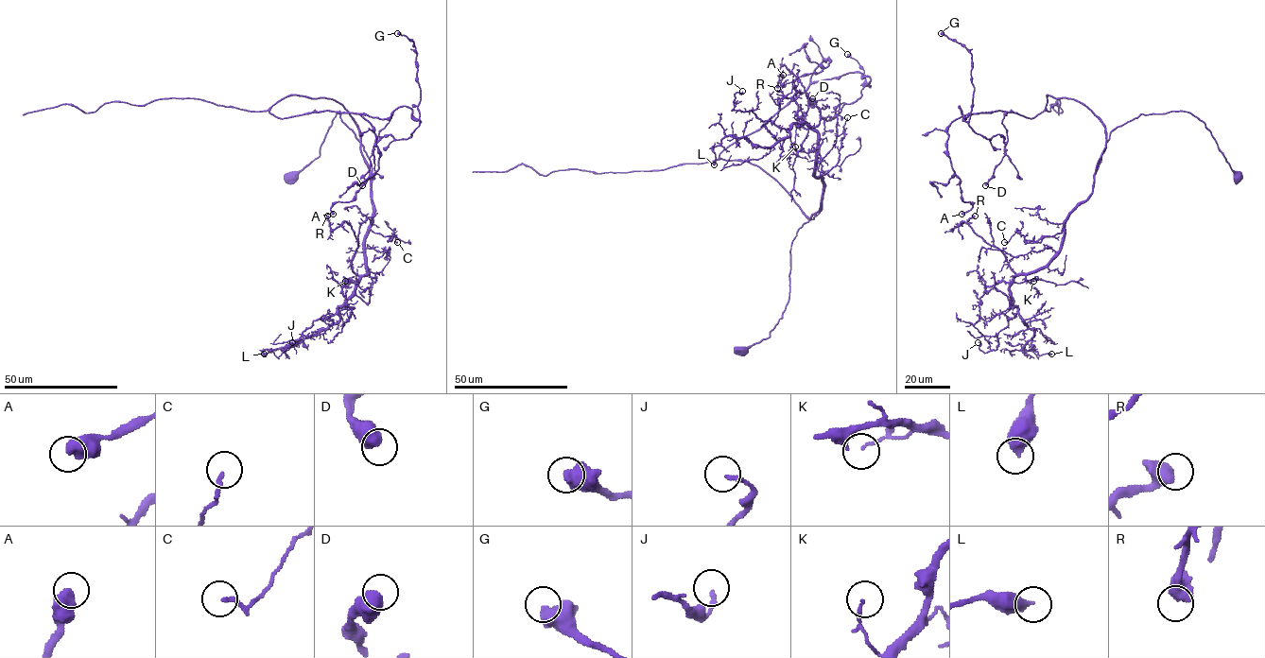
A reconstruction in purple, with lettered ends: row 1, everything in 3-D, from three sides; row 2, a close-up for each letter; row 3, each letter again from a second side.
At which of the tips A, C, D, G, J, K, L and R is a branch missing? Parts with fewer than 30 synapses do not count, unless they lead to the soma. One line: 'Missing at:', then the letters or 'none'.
Missing at: none

